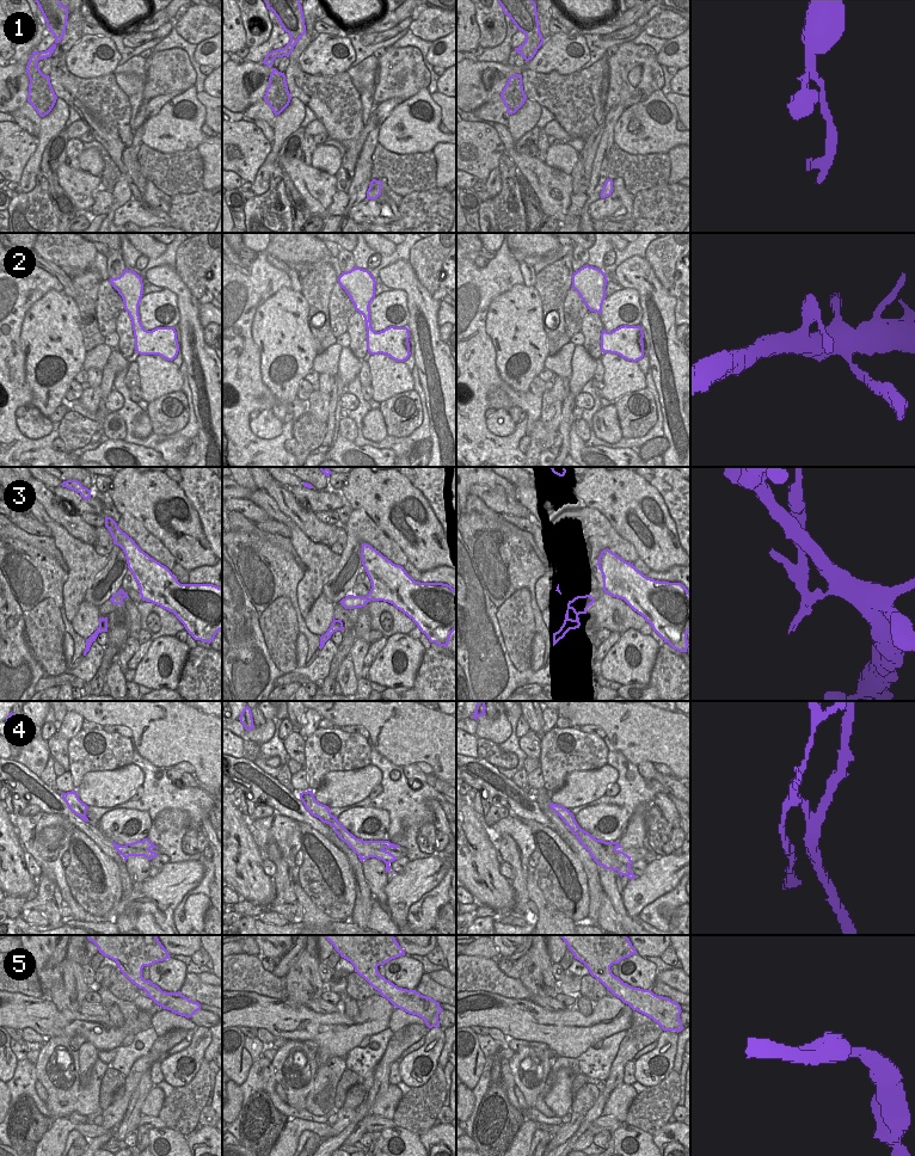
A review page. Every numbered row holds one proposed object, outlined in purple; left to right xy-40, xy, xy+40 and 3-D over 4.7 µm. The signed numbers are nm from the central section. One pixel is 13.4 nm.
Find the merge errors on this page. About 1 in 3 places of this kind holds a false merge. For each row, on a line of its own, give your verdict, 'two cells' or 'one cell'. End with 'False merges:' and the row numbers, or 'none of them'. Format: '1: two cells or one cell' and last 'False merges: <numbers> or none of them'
1: one cell
2: one cell
3: two cells
4: two cells
5: one cell
False merges: 3, 4

